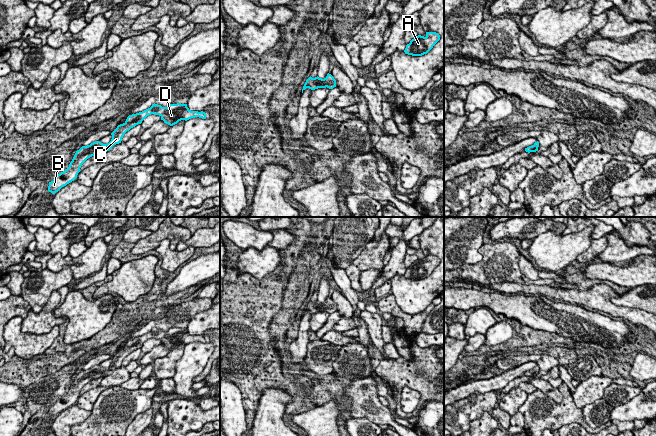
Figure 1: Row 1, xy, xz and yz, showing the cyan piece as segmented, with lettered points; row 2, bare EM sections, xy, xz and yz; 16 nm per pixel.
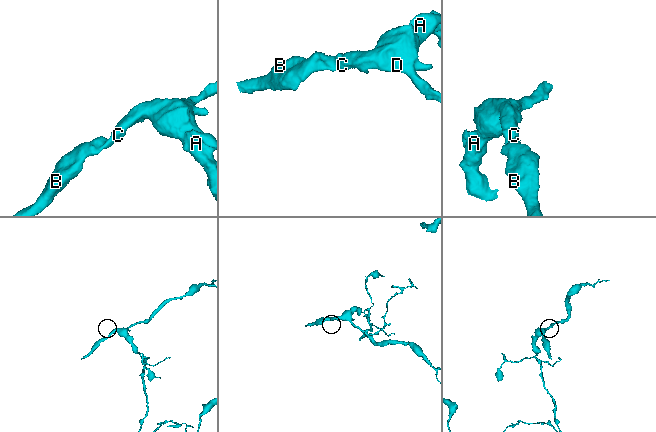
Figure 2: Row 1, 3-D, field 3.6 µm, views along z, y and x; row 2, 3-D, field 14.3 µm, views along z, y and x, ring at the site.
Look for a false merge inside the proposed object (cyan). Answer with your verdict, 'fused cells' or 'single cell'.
single cell

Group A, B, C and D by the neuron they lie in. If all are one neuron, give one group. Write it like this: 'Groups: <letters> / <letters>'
Groups: A B C D

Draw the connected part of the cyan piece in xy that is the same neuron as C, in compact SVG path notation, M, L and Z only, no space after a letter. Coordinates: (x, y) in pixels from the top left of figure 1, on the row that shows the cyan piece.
M152 104L152 106L142 112L129 115L123 124L117 126L117 128L111 133L112 139L108 144L103 144L100 141L95 141L87 146L82 146L76 151L69 167L58 174L51 182L49 182L48 191L52 194L58 192L62 187L66 186L70 182L77 178L78 173L81 171L82 164L90 157L98 155L101 152L109 151L114 145L121 143L124 134L131 128L142 121L148 115L159 115L164 123L173 126L181 120L189 120L191 118L199 117L206 119L206 113L201 111L191 111L187 104L170 104L168 107L162 107L158 104Z

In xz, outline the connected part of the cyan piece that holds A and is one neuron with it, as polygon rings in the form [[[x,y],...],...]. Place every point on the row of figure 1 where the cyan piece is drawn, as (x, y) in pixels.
[[[426,32],[426,36],[418,35],[406,45],[405,54],[412,56],[422,56],[427,54],[433,46],[440,40],[440,35],[436,32]]]

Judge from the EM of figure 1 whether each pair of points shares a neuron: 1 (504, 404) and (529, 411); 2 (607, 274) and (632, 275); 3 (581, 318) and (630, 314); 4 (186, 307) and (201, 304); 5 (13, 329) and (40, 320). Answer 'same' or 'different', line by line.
1: different
2: same
3: different
4: same
5: different

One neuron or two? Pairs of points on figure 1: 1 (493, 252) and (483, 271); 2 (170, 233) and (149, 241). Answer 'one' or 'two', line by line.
1: one
2: one

